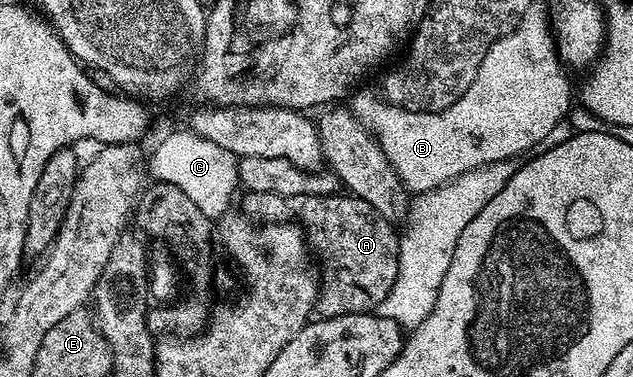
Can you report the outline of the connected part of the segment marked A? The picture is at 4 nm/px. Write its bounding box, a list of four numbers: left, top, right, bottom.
[240,192,399,318]

